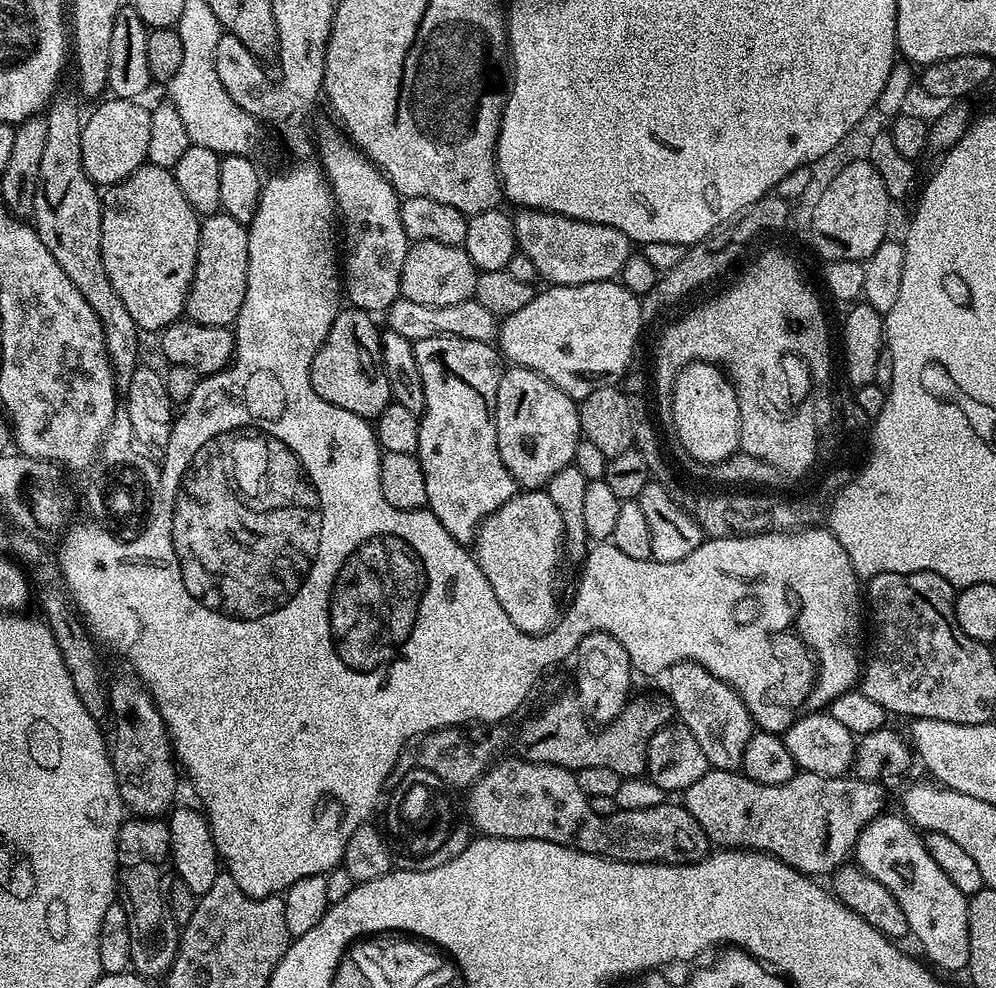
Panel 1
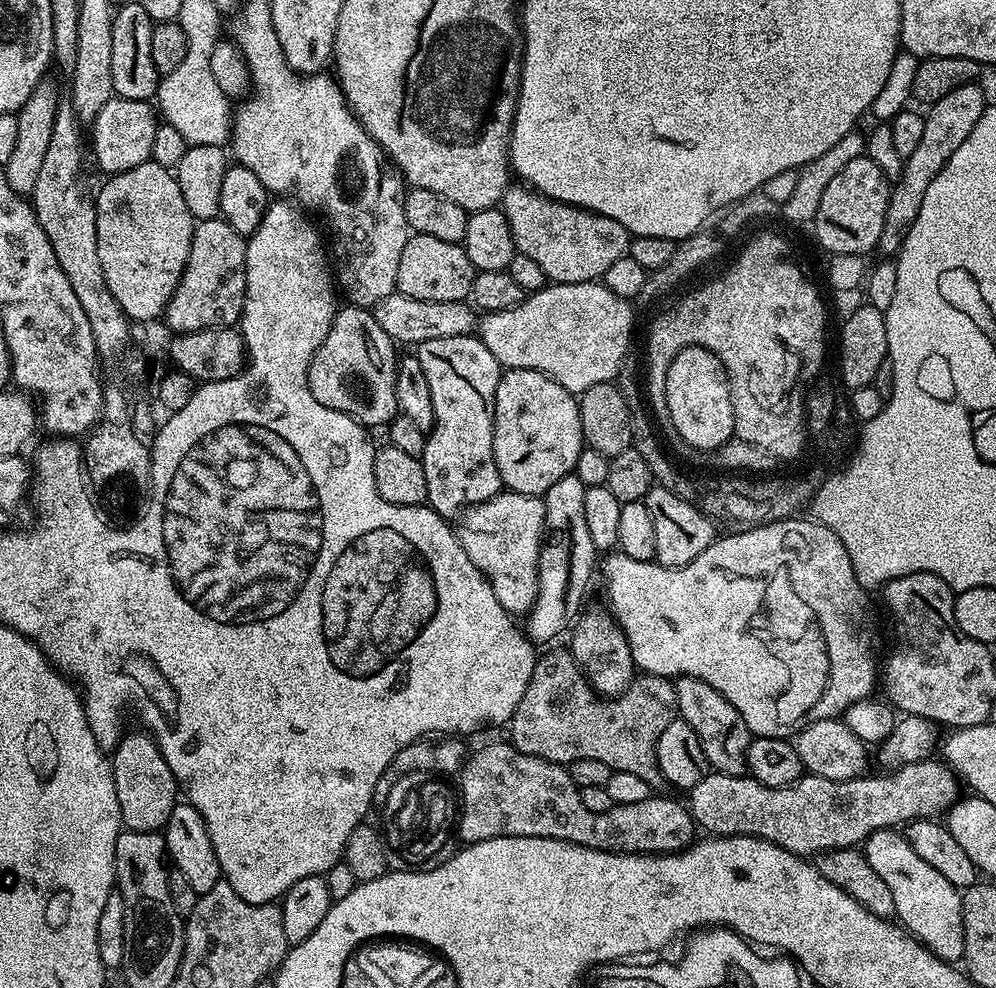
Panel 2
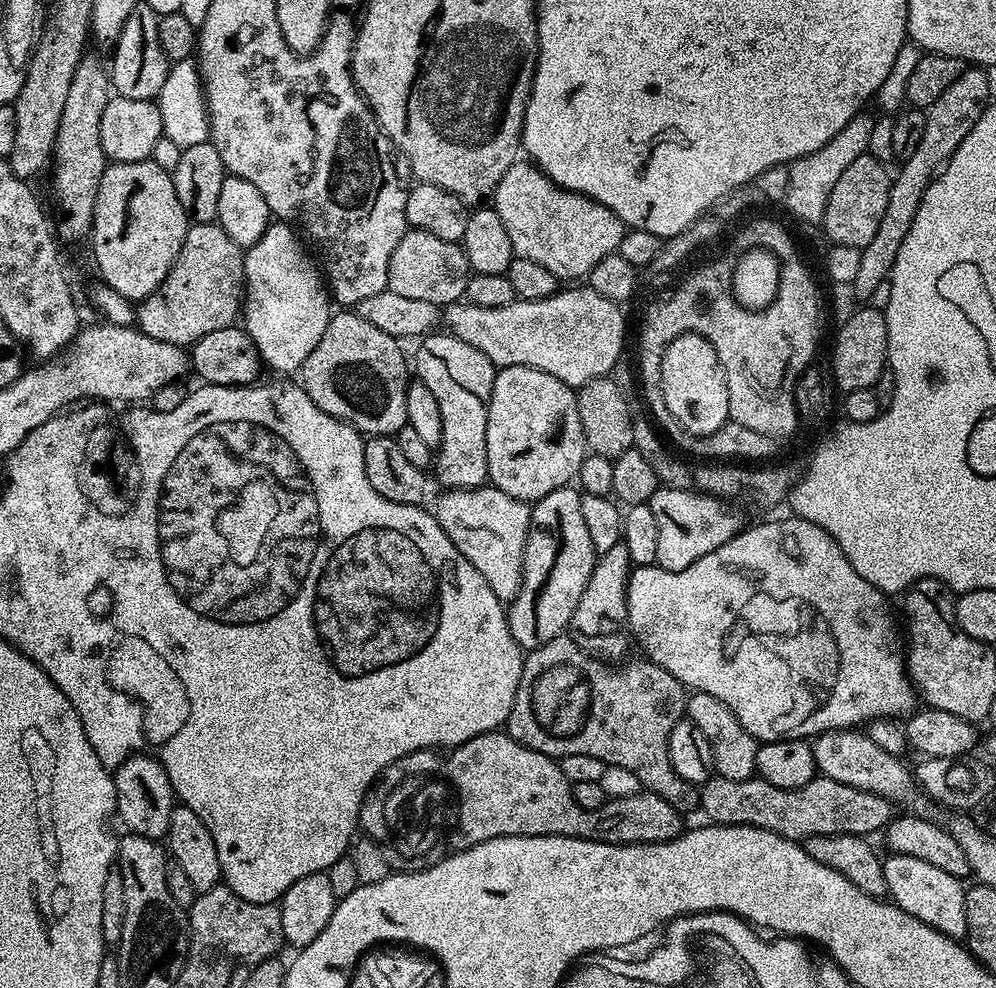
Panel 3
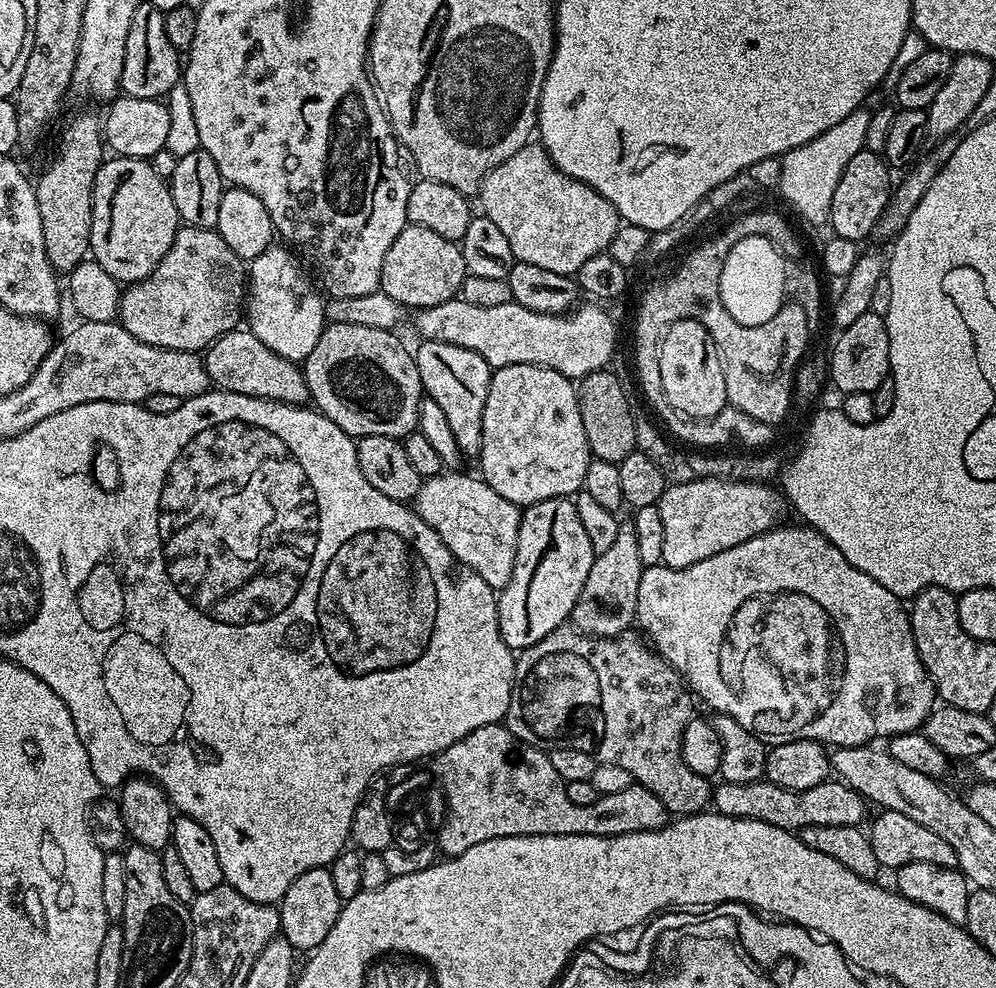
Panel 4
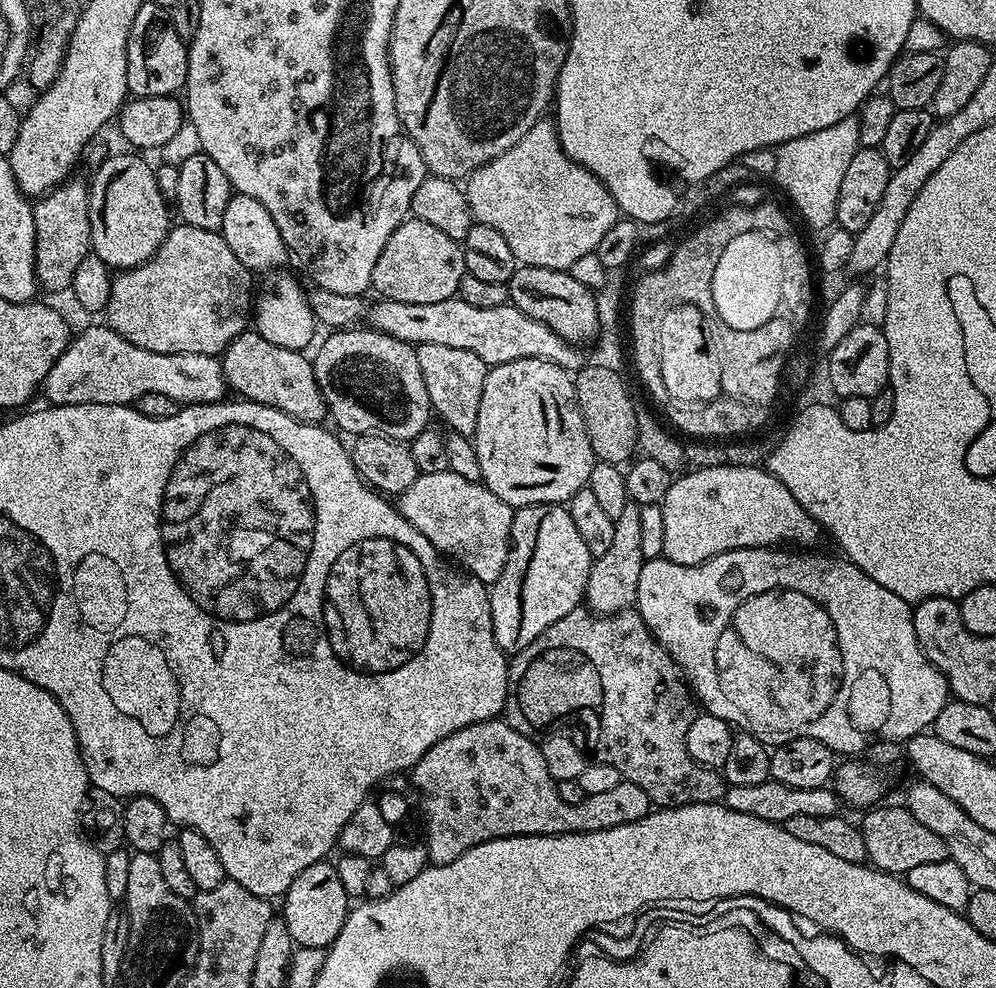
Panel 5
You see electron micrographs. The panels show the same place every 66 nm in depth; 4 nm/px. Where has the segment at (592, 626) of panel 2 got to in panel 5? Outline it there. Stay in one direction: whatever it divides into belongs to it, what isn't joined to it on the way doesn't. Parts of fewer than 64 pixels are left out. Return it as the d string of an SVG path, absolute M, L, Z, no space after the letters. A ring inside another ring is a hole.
M629 501L622 510L622 516L614 520L613 524L615 528L610 549L606 550L602 556L593 559L592 568L588 572L588 584L584 587L584 600L587 607L597 616L614 616L635 605L638 574L642 574L645 561L641 548L640 505Z

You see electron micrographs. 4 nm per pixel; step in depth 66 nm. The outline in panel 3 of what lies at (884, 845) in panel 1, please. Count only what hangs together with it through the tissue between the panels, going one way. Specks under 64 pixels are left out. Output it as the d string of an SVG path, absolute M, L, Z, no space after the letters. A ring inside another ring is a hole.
M888 854L883 857L886 886L891 903L897 904L906 914L926 922L934 930L949 936L951 940L963 941L966 937L966 891L961 877L946 874L922 858L910 858L906 854Z

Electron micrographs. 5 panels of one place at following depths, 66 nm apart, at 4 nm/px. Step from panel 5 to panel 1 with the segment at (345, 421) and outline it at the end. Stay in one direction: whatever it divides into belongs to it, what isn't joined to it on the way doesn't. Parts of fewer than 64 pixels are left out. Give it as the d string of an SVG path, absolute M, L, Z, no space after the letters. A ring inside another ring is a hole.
M345 307L334 318L330 326L330 334L326 334L323 346L314 354L310 378L318 398L330 402L330 406L342 406L342 410L350 410L350 414L358 414L365 418L375 418L387 404L393 403L390 382L386 382L386 374L380 357L381 329L371 315L361 308Z

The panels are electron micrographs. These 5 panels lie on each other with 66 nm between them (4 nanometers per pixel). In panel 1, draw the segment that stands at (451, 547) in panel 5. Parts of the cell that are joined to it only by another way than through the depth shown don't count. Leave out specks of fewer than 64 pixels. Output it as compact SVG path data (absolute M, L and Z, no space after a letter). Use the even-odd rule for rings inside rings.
M544 490L517 491L516 496L510 498L510 502L506 502L498 510L494 510L494 514L490 514L485 520L481 520L480 528L476 531L476 539L474 541L476 564L482 570L484 580L490 582L492 596L498 598L498 606L502 606L502 610L506 610L508 620L514 622L514 626L526 634L543 634L547 632L558 619L558 608L556 612L556 571L560 568L560 556L562 557L563 546L564 527L562 526L562 514L559 513L558 506L551 501L551 498L549 498Z

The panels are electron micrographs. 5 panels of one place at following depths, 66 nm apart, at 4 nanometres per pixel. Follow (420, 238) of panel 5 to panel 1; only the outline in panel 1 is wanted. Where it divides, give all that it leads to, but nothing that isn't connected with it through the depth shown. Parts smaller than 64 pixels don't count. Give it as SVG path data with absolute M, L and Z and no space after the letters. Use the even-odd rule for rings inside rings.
M417 240L409 243L408 253L402 262L401 297L410 302L422 302L422 306L454 306L454 302L471 300L476 295L476 277L478 270L474 262L464 253L463 247L446 246L442 242Z

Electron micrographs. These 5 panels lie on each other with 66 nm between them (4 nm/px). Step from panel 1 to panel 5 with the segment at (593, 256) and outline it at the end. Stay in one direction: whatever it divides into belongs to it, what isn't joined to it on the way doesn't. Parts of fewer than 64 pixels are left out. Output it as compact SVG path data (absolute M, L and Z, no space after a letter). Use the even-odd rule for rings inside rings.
M541 118L525 136L521 138L514 146L510 146L510 150L506 150L498 158L494 158L490 162L486 162L481 168L472 171L472 175L467 177L466 191L468 201L470 202L470 210L472 211L472 219L477 224L485 224L494 230L498 230L498 234L502 234L502 238L506 238L506 246L510 246L510 250L514 254L517 265L523 266L542 266L543 268L553 268L559 272L571 270L574 262L578 262L578 258L582 258L586 254L596 251L598 242L602 242L602 237L606 235L606 230L610 230L610 226L614 226L614 222L618 218L618 209L614 198L606 190L606 186L596 177L593 172L586 170L580 164L575 164L569 160L568 156L562 150L560 140L556 136L556 126L551 119Z

